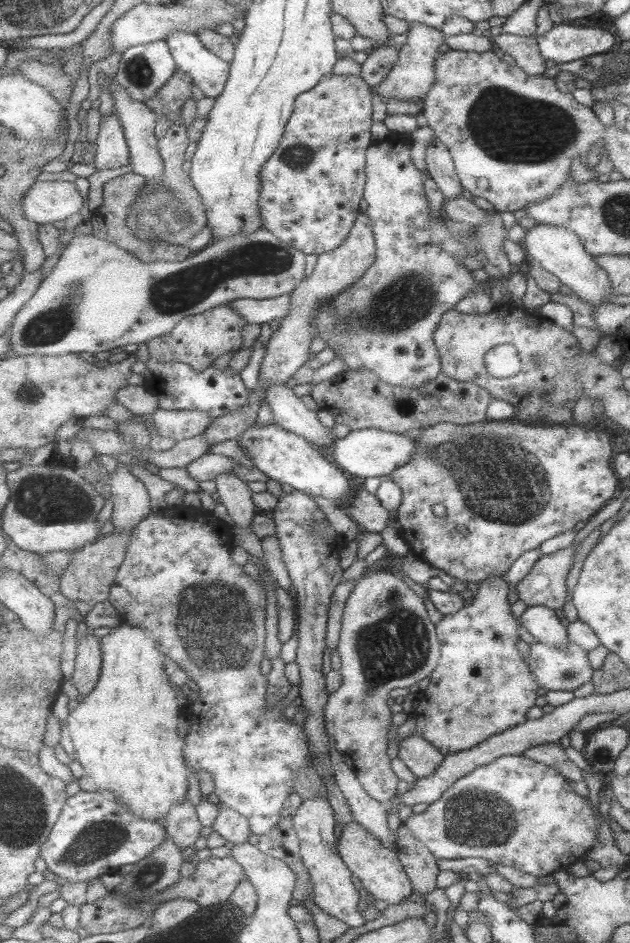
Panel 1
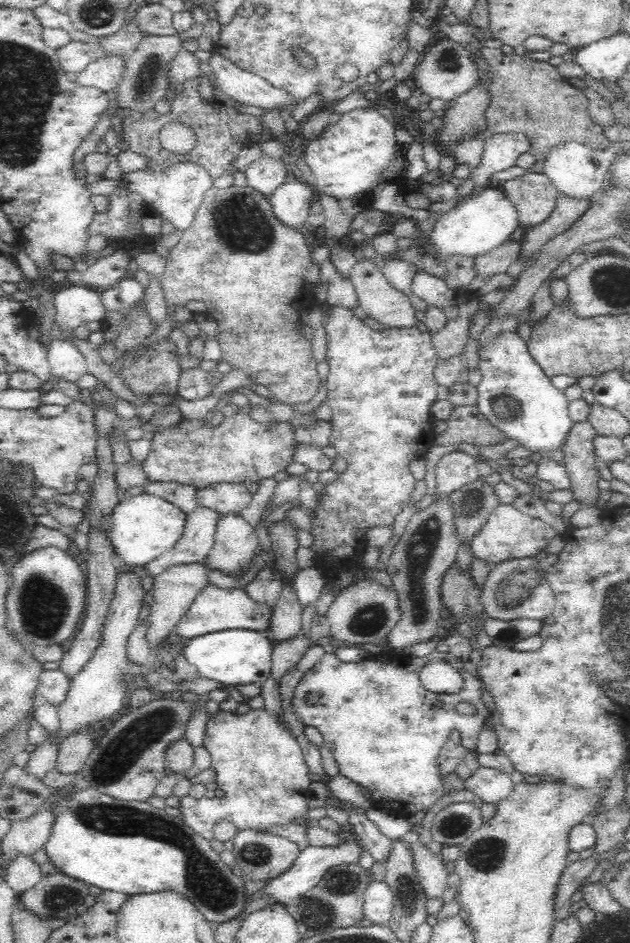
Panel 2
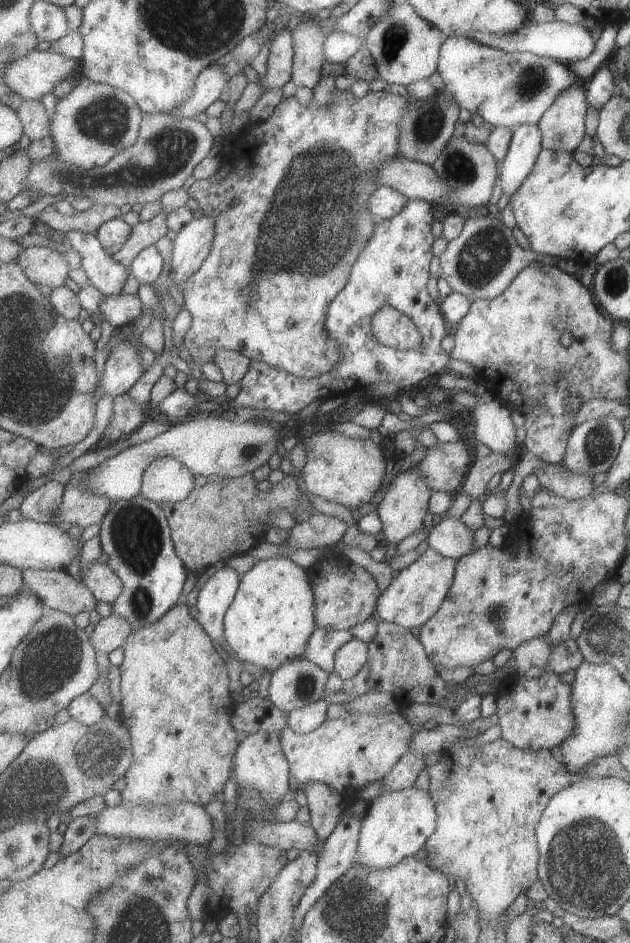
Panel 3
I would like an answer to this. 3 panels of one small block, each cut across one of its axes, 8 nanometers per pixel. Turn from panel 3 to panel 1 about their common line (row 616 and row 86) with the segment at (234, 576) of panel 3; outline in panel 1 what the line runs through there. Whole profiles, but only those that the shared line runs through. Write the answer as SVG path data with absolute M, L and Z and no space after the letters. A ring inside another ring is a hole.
M174 30L167 40L179 68L189 72L206 97L220 98L226 91L233 63L224 60L201 40L199 34Z

